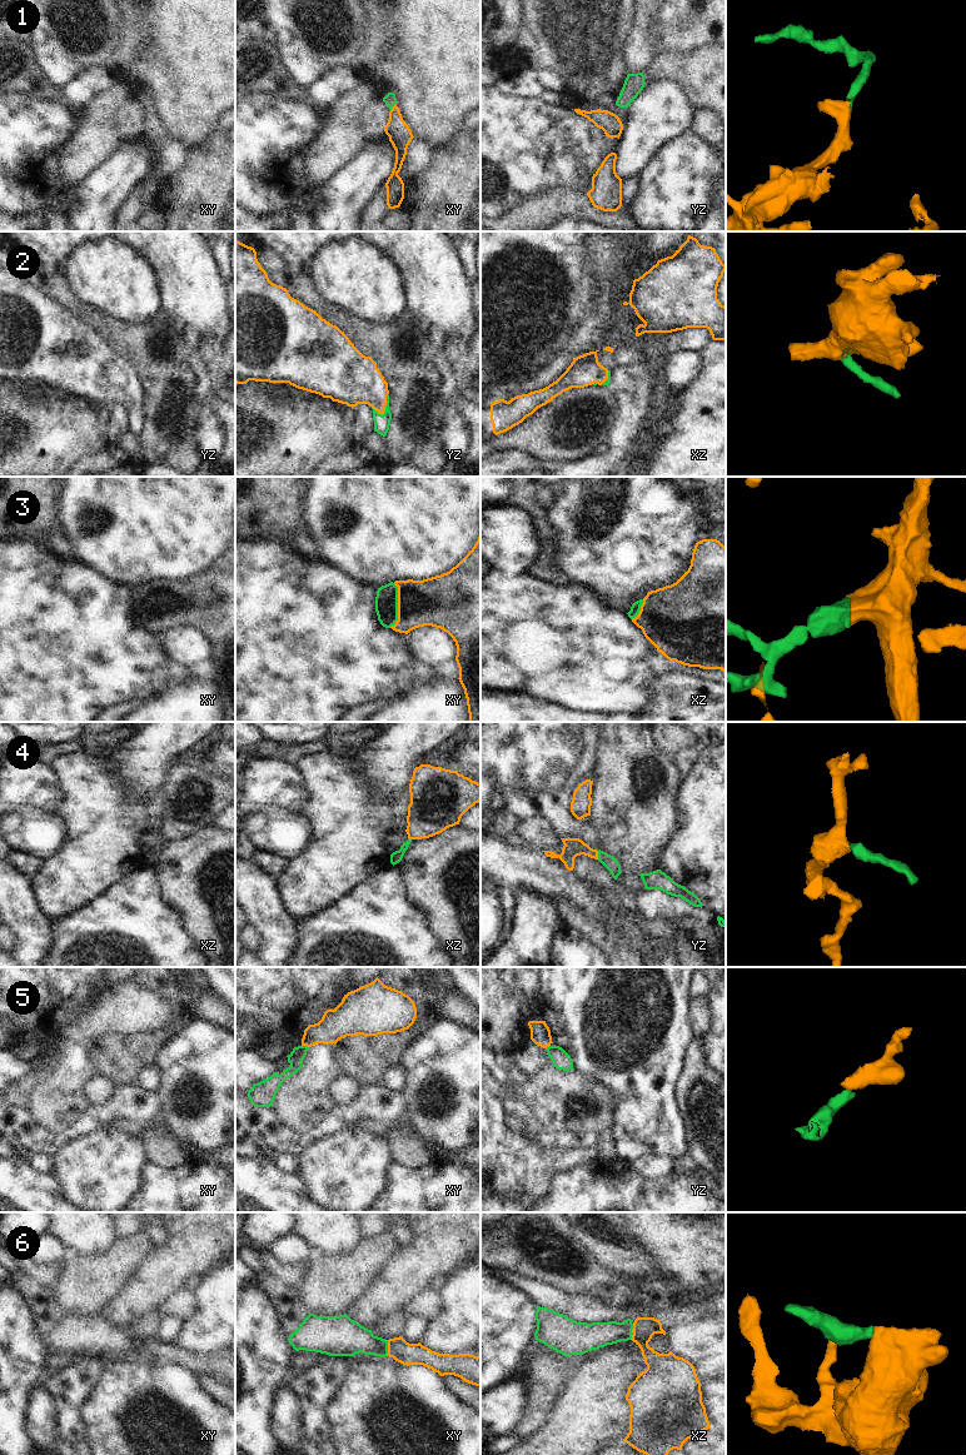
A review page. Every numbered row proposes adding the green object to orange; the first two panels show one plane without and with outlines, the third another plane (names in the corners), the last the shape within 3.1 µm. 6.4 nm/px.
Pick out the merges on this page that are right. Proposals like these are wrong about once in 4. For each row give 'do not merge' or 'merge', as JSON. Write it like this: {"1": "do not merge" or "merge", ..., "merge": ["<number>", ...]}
{"1": "merge", "2": "merge", "3": "merge", "4": "merge", "5": "do not merge", "6": "merge", "merge": ["1", "2", "3", "4", "6"]}

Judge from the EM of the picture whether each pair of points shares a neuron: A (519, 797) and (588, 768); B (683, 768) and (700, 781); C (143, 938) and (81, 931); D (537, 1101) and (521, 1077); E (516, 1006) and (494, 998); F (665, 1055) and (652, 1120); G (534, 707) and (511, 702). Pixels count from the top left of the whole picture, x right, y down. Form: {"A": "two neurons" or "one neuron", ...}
{"A": "one neuron", "B": "two neurons", "C": "one neuron", "D": "two neurons", "E": "one neuron", "F": "one neuron", "G": "one neuron"}

